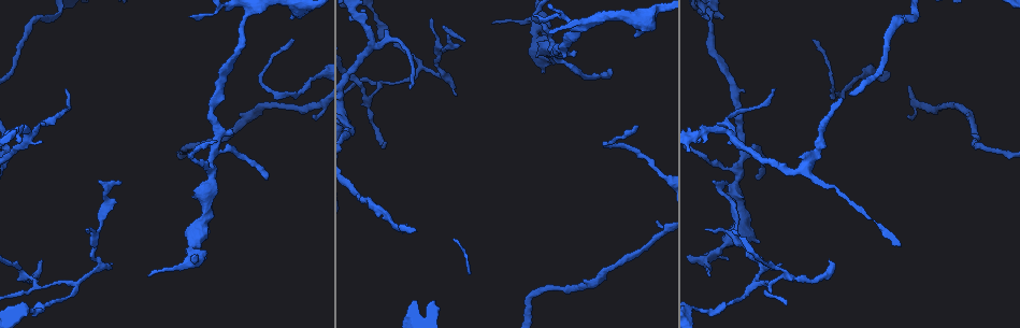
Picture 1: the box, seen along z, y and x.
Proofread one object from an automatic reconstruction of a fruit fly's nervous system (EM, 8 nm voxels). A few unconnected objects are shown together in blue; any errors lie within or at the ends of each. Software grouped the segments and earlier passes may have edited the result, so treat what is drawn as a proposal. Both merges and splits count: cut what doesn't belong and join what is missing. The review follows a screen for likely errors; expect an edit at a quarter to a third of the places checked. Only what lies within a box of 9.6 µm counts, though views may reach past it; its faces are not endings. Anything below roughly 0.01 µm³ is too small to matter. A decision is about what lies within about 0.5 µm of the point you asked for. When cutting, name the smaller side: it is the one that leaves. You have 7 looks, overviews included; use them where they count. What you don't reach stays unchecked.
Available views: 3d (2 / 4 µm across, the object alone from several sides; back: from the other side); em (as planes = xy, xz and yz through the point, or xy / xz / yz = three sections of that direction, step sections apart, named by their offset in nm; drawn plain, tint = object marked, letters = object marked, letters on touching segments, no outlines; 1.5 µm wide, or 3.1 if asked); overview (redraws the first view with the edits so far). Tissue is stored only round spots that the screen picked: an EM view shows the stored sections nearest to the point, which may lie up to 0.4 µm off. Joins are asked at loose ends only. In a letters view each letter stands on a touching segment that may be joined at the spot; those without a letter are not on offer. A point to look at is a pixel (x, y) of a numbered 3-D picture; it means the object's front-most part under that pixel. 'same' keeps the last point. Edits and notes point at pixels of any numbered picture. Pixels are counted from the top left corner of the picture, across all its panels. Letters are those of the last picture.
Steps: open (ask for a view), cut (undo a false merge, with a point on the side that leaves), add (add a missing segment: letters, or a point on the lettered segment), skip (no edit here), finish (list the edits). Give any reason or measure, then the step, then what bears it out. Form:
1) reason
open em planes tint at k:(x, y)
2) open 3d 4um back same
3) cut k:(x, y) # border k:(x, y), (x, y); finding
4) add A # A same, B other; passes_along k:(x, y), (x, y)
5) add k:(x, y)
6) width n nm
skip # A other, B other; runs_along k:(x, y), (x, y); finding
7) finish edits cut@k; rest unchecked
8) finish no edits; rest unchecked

arms run side by side
open em yz step 8 tint at 1:(247, 7)

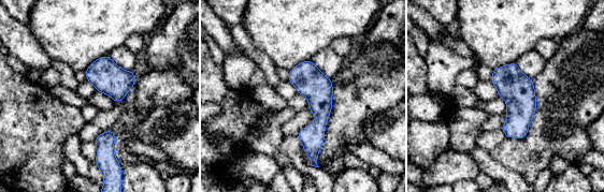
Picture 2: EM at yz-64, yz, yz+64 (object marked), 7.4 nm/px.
open em yz step 8 letters same

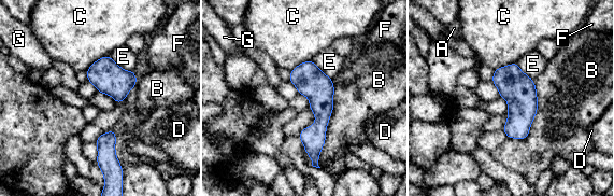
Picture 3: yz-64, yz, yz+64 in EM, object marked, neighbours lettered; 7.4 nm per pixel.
skip # A other, B other, C other, D other, E other, F other, G other; runs_along 3:(310, 62), (320, 95), (315, 162); continuous, no second neuron

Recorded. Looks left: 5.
end of a long branch
open 3d 4um back at 1:(291, 42)

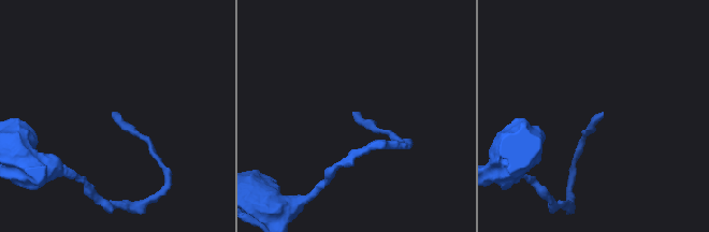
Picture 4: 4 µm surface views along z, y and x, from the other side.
shape alone is not enough
open em planes letters at 4:(602, 114)

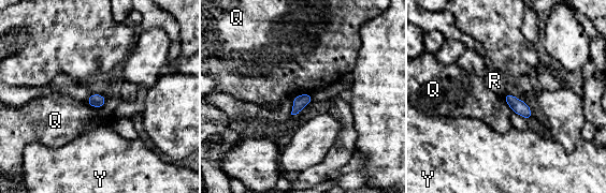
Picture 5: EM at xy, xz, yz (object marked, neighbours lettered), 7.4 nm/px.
skip # Q other, R other, Y other; border 5:(311, 93), (300, 93), (294, 97); none of them fits

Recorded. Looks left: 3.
abrupt turn
open em planes tint at 1:(56, 15)

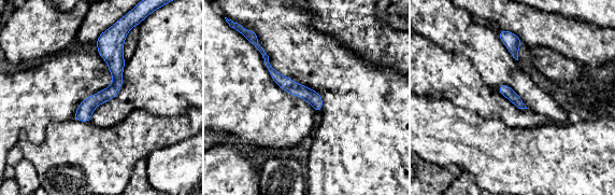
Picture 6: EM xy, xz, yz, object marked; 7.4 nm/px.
open em planes letters same

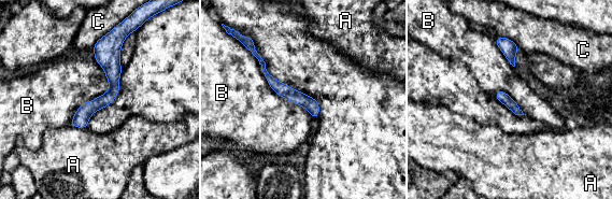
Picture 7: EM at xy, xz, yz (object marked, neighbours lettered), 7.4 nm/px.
skip # A other, B other, C other; border 7:(250, 51), (267, 83), (312, 117); all the same neuron

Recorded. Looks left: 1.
finish no edits; rest unchecked

